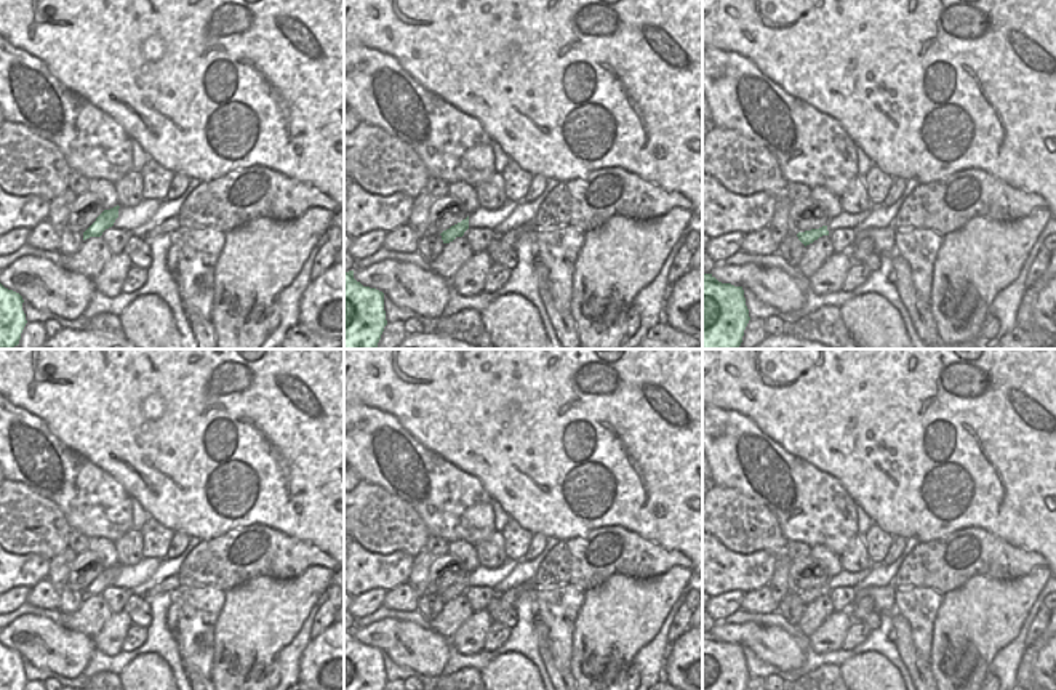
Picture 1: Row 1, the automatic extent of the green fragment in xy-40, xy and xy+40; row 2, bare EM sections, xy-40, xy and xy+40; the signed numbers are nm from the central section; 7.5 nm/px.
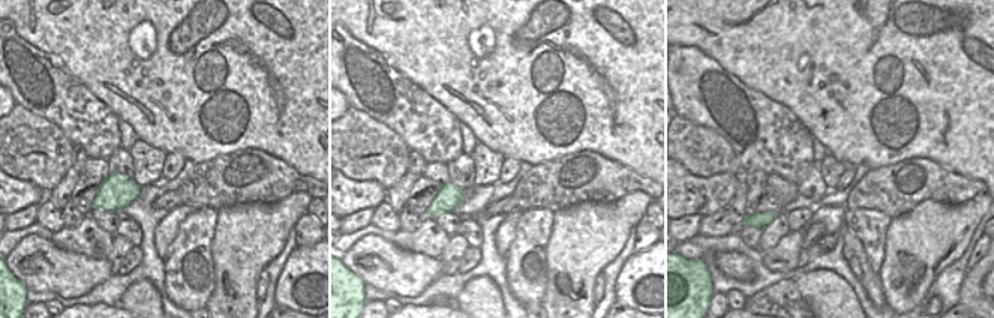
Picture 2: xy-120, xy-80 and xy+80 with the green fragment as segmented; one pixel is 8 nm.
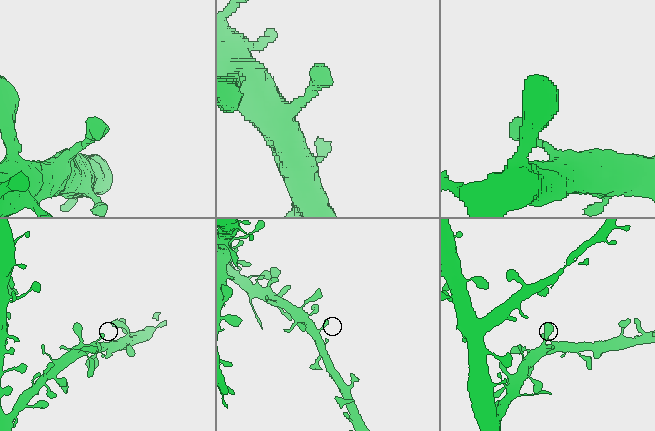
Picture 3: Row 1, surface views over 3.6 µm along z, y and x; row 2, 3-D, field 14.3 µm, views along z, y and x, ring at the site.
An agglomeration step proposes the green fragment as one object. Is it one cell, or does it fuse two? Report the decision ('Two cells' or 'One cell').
One cell

